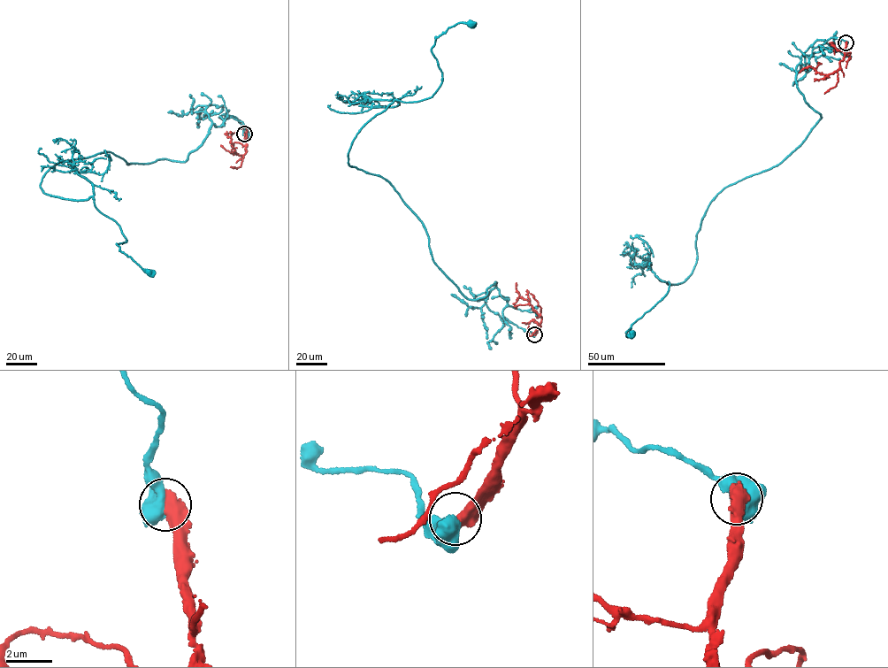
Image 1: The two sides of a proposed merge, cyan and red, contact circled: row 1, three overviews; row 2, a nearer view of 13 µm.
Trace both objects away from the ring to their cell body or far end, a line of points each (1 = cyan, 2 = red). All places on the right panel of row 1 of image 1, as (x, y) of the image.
1: (846, 42), (796, 74), (819, 121), (711, 201), (691, 275), (655, 276), (669, 290), (631, 335)
2: (846, 42), (844, 58), (835, 72), (821, 74), (809, 66), (799, 72)

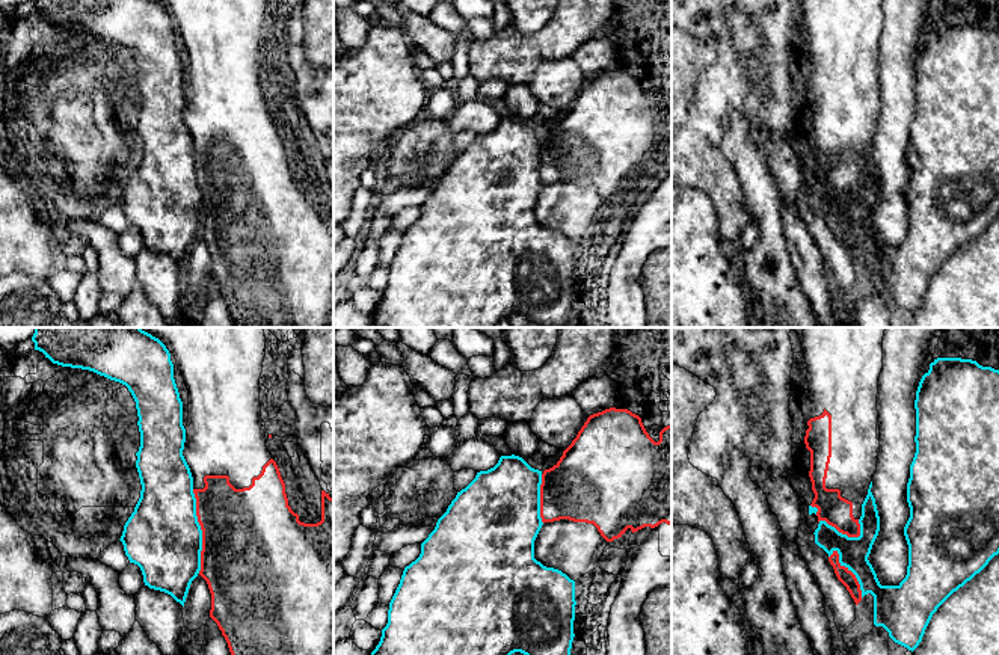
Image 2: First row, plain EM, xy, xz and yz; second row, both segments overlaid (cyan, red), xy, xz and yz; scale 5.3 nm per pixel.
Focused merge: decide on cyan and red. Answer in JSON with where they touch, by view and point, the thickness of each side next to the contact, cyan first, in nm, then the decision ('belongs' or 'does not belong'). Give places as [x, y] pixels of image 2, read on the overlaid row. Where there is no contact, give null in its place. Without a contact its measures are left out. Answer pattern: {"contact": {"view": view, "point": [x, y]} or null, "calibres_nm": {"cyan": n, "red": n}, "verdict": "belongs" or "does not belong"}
{"contact": {"view": "xy", "point": [201, 531]}, "calibres_nm": {"cyan": 400, "red": 500}, "verdict": "does not belong"}

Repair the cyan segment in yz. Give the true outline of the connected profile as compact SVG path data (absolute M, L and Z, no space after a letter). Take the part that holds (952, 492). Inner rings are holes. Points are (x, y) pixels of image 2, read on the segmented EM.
M937 358L930 364L930 370L922 376L919 382L919 386L916 391L914 409L916 409L916 436L914 436L916 453L910 465L910 478L907 483L907 503L910 507L910 518L904 527L904 536L908 545L908 566L907 566L905 578L898 586L881 586L872 564L868 560L872 545L880 531L880 516L878 516L875 498L871 492L872 481L869 484L868 495L862 504L862 516L859 519L859 524L860 524L859 537L848 537L847 534L839 533L835 527L828 525L825 521L819 521L818 528L813 533L815 543L819 548L822 548L828 554L828 557L836 551L839 554L841 566L845 566L848 570L851 570L856 575L860 584L862 598L868 593L874 596L874 625L883 626L895 643L907 647L911 652L922 641L925 629L933 614L937 611L937 608L954 592L957 592L967 581L970 581L976 574L979 574L994 555L999 554L999 370L994 370L991 367L982 367L972 359Z

